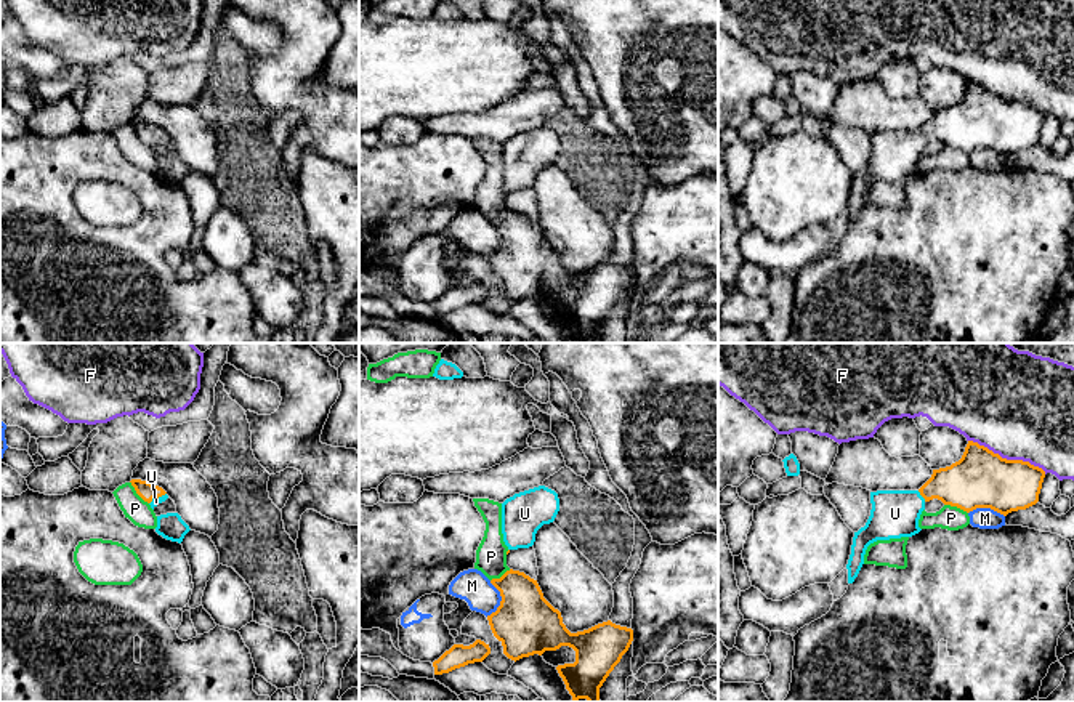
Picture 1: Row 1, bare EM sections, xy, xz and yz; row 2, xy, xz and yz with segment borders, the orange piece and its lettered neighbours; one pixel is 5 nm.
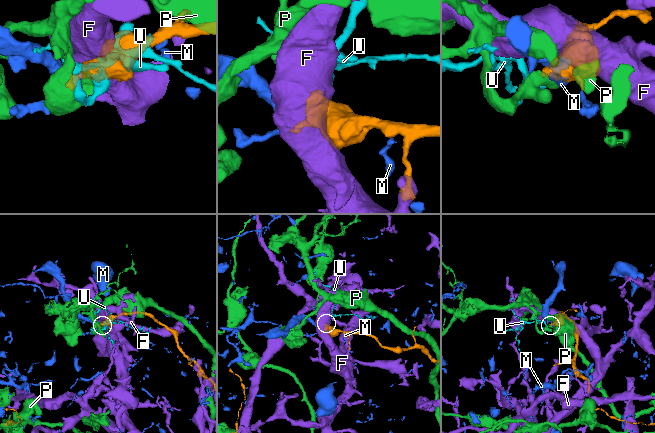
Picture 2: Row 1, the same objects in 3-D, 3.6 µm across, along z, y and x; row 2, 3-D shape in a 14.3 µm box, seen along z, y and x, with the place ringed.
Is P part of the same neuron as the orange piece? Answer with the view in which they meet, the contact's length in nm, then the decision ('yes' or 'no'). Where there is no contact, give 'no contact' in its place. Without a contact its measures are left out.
xy | 150 nm | no

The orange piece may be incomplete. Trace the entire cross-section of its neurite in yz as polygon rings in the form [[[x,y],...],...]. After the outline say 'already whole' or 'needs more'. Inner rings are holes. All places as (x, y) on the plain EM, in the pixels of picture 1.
[[[968,82],[962,99],[933,111],[919,131],[870,133],[870,157],[854,173],[846,205],[848,224],[858,218],[870,184],[912,178],[922,170],[919,160],[925,144],[938,139],[967,154],[991,149],[1003,157],[1039,143],[1045,112],[1023,101],[1007,101],[978,83]]] | needs more

